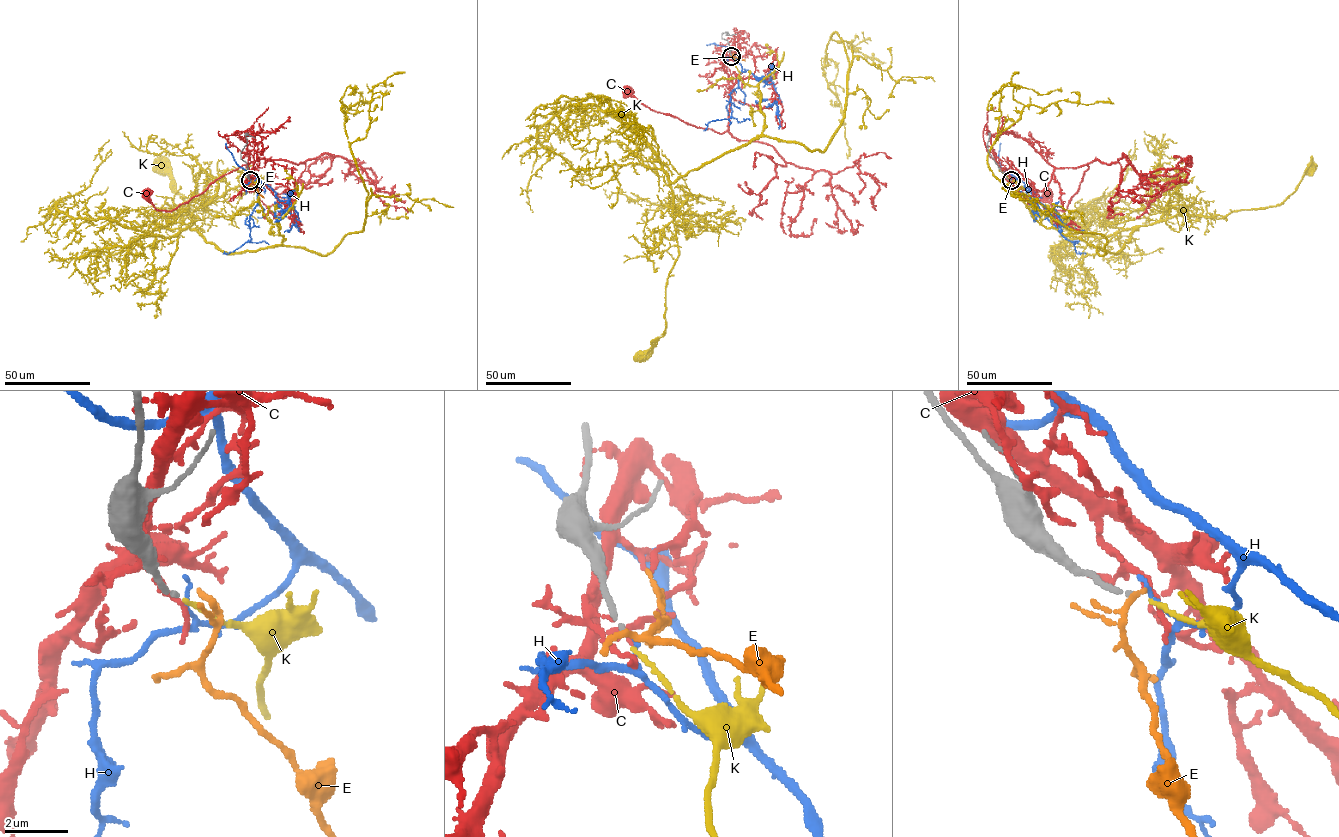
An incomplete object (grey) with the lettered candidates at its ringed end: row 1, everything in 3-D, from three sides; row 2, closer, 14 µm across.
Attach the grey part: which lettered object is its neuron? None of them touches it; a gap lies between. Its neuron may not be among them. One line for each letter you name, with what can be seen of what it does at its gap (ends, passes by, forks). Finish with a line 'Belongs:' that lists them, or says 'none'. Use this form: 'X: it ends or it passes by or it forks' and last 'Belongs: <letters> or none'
K: it ends
Belongs: K

